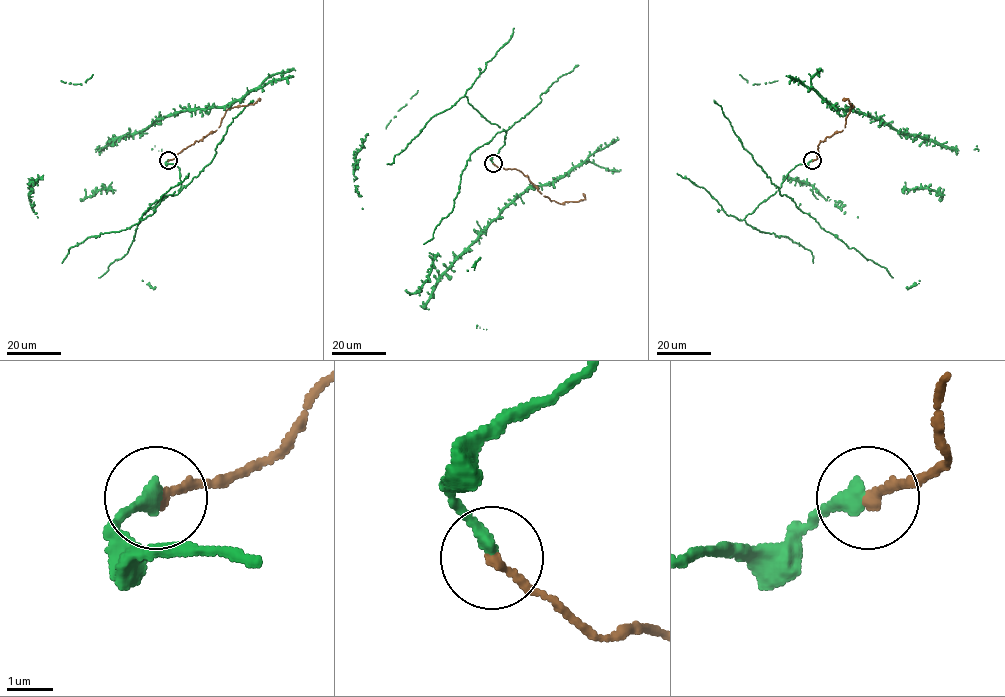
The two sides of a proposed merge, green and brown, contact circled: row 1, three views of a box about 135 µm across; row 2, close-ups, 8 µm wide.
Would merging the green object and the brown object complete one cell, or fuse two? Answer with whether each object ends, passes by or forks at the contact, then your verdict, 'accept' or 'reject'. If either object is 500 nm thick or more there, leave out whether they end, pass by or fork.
green ends there; brown ends there; accept

